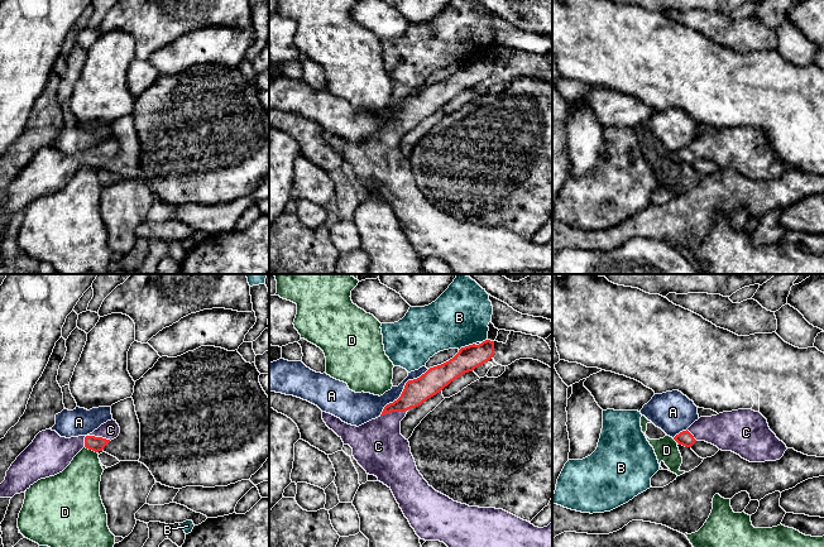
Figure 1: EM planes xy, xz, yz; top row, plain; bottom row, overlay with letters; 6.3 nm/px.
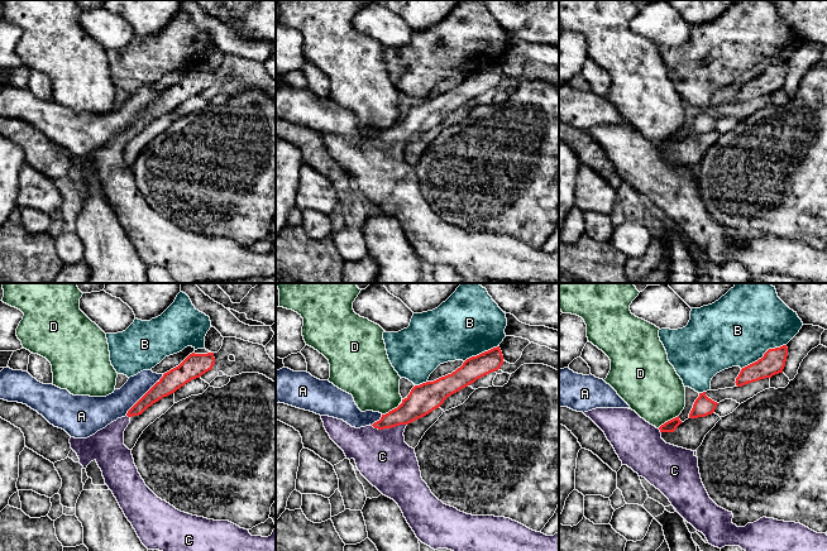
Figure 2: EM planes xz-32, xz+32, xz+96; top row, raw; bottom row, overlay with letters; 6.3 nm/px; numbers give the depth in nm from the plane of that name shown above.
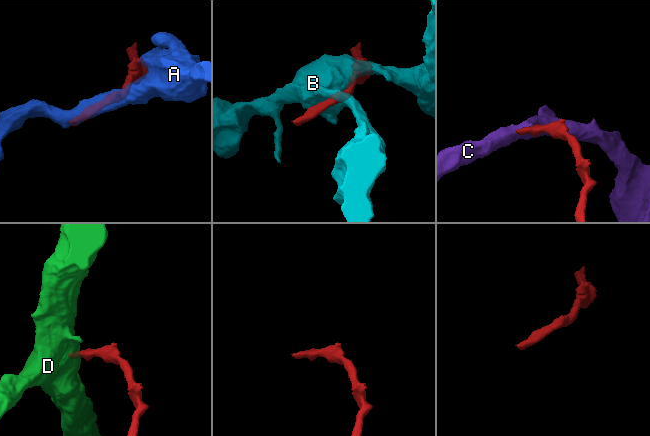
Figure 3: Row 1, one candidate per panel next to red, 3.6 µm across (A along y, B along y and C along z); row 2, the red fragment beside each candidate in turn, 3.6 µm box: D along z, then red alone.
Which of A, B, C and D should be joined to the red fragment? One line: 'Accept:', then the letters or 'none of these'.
Accept: C

